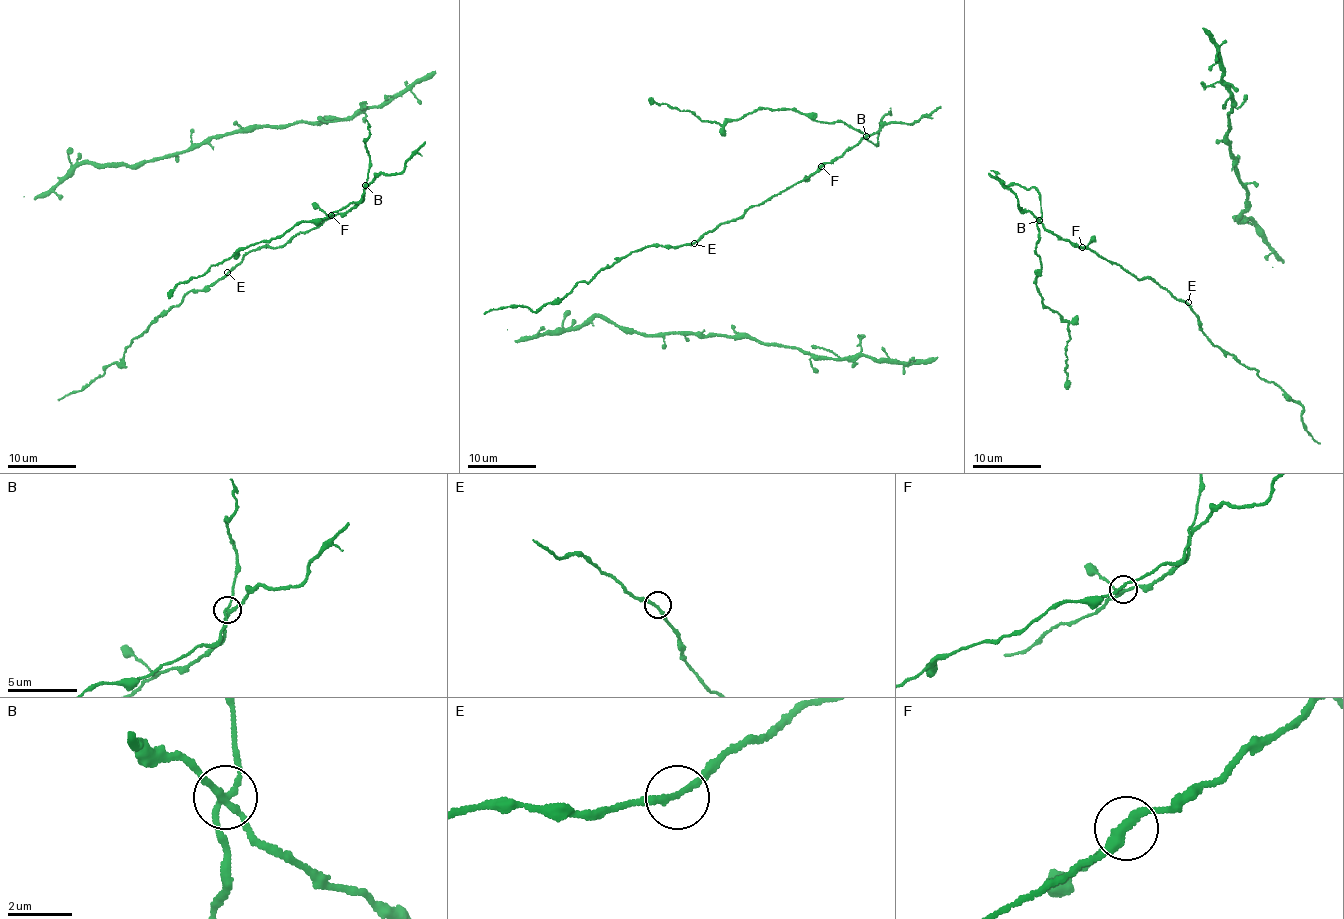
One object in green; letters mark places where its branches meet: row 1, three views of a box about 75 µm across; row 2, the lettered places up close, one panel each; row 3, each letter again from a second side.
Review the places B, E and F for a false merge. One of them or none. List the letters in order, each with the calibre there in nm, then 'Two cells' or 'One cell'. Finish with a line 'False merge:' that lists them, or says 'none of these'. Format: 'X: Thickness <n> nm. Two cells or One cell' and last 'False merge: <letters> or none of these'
B: Thickness 200 nm. Two cells
E: Thickness 200 nm. One cell
F: Thickness 240 nm. One cell
False merge: B

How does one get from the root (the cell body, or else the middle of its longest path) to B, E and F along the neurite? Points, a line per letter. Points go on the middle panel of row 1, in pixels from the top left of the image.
B: (717, 227), (814, 175), (824, 164), (836, 160), (867, 136)
E: (717, 227), (694, 243)
F: (717, 227), (806, 179), (821, 166)

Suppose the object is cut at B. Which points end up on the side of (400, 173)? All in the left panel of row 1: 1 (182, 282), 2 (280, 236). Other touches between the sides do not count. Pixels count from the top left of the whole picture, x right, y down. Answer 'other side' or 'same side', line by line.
1: other side
2: other side

